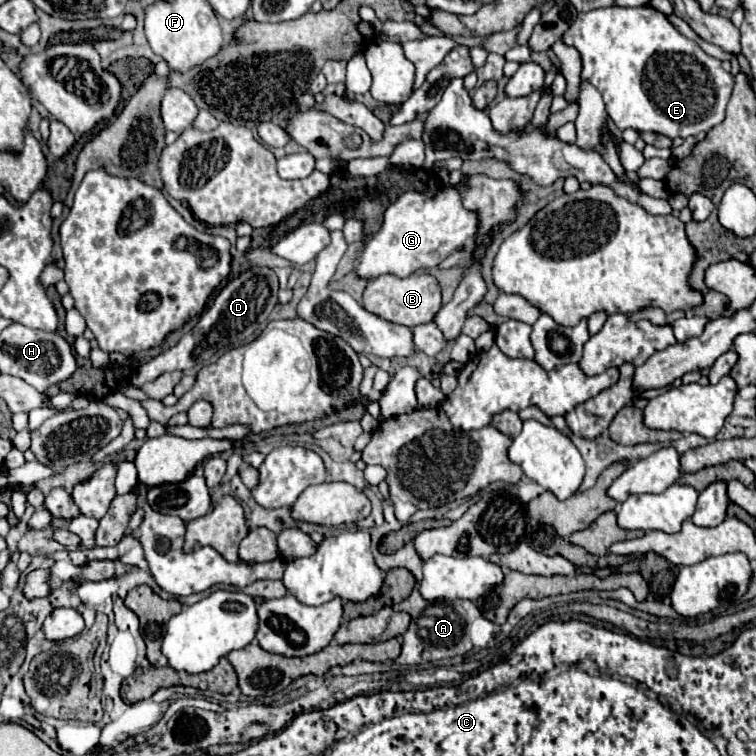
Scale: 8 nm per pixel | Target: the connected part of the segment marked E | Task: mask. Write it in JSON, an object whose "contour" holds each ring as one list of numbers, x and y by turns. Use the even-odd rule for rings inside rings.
{"contour":[[609,7,579,13,569,31,563,35,563,43,577,47,583,59,583,79,589,79,603,95,605,107,613,123,623,129,635,129,639,133,653,131,675,137,689,137,701,131,709,131,725,119,725,107,733,91,733,77,721,67,721,61,709,57,695,41,681,35,663,15,653,7]]}

